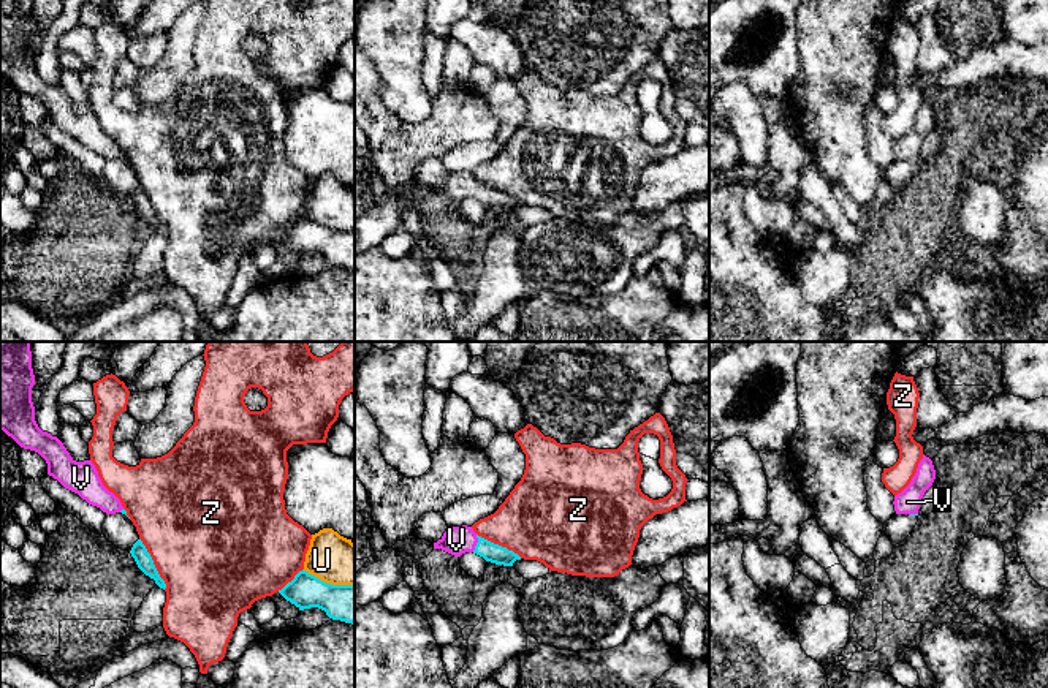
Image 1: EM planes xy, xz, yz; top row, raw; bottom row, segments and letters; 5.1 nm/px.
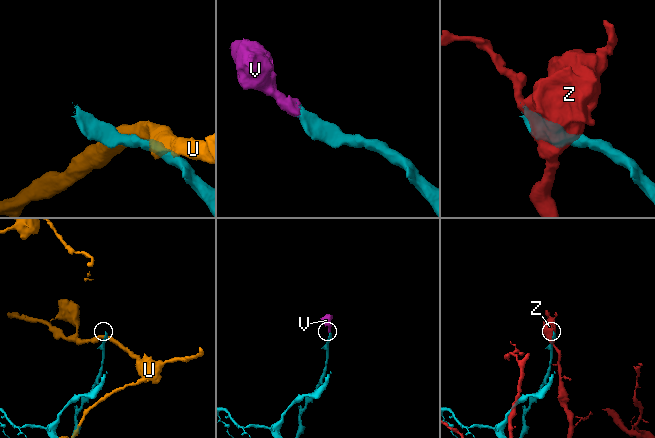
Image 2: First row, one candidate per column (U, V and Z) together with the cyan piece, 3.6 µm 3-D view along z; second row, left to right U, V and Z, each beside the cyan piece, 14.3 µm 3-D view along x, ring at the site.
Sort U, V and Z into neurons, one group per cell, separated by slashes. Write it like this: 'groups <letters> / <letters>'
groups U / V / Z

